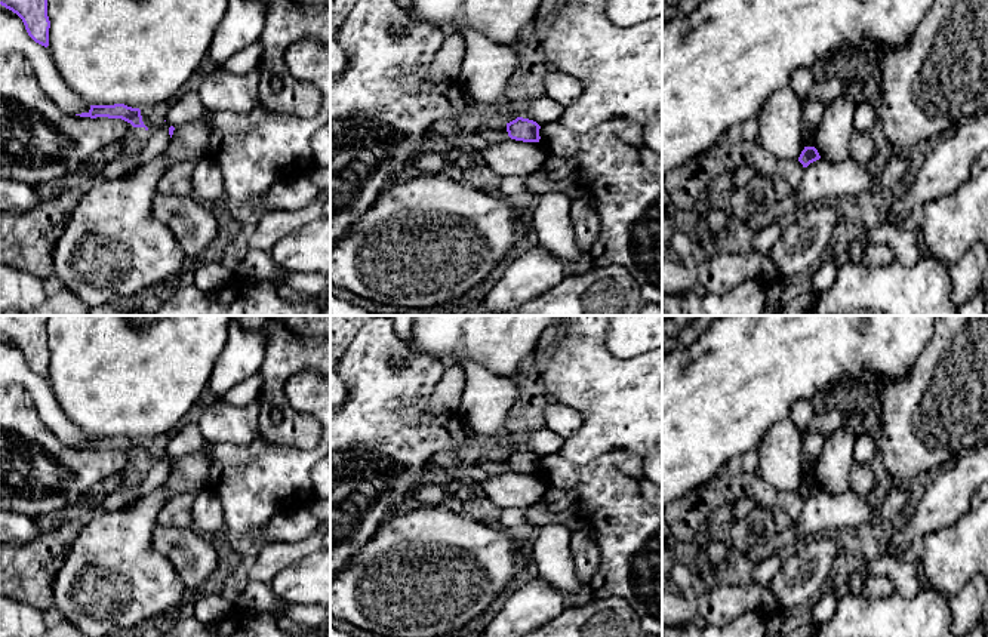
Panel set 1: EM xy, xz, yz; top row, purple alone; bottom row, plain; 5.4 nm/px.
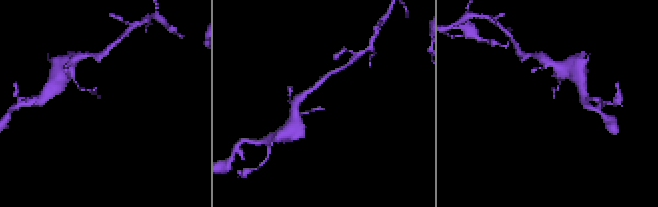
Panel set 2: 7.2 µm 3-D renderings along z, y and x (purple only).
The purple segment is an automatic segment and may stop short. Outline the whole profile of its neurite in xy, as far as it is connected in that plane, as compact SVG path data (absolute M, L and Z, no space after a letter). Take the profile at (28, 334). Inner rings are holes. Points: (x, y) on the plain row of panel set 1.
M0 316L0 336L16 345L39 376L49 378L49 316Z

